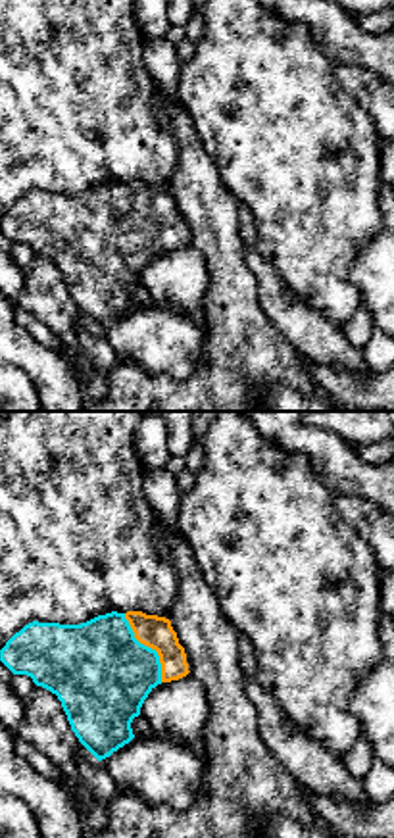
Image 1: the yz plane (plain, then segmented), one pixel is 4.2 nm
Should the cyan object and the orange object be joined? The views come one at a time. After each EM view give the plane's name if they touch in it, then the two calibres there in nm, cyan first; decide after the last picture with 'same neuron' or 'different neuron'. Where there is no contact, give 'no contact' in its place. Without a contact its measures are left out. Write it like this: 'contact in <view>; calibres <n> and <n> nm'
contact in yz; calibres 420 and 140 nm

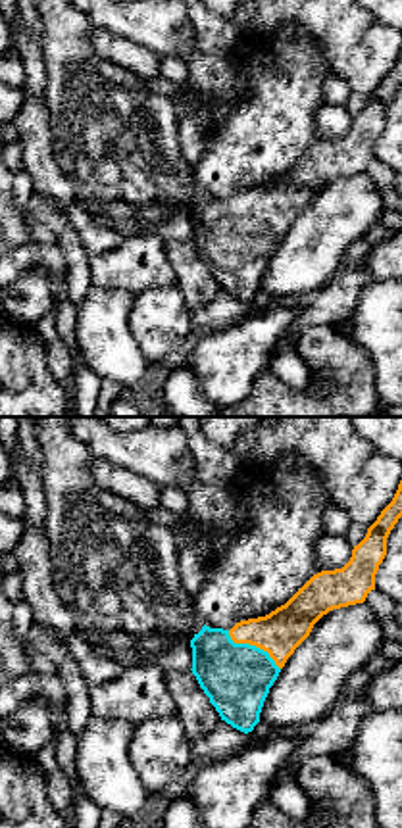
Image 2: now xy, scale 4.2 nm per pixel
contact in xy; calibres 280 and 190 nm

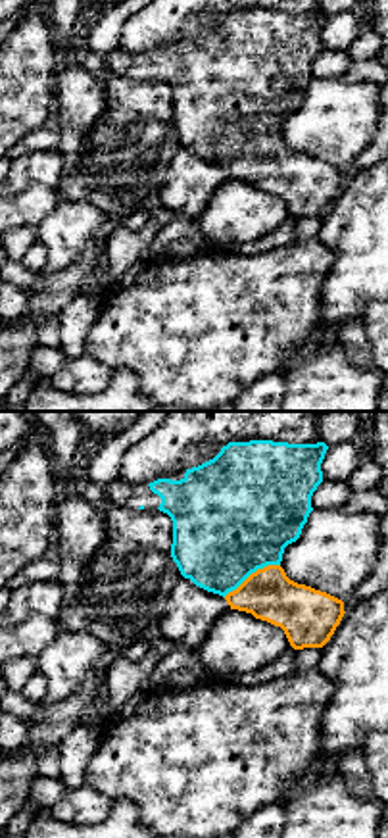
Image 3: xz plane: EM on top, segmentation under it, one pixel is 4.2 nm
contact in xz; calibres 480 and 220 nm

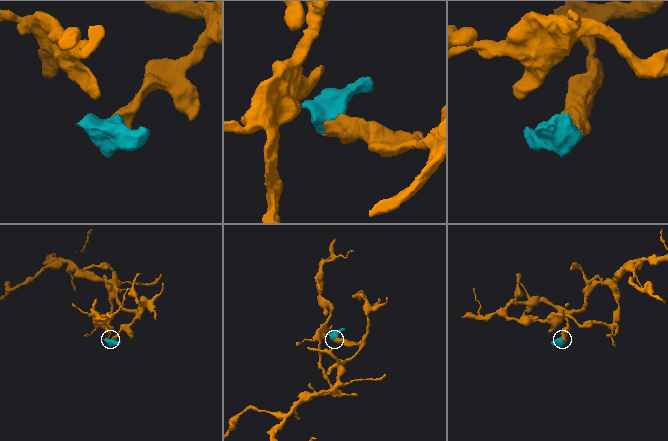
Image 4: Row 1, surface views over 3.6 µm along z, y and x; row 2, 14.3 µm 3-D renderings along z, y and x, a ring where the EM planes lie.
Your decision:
same neuron

